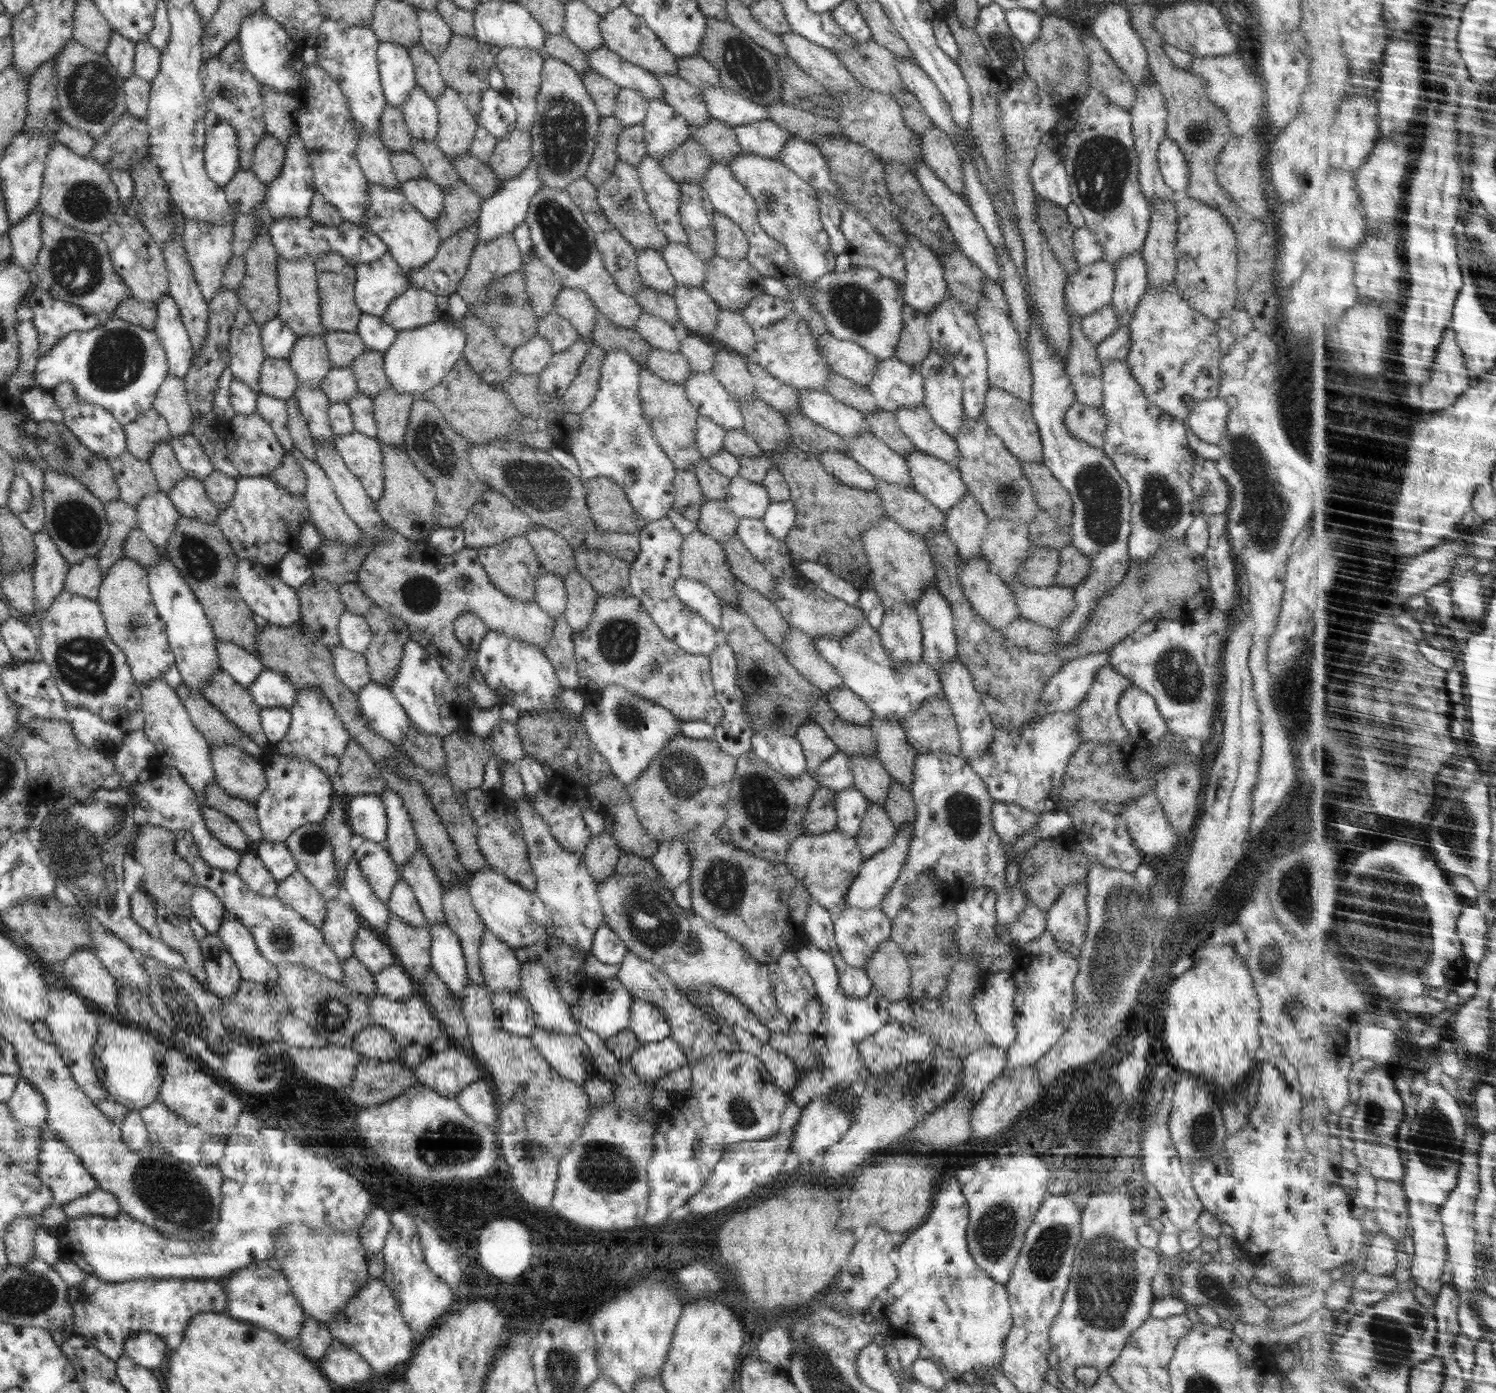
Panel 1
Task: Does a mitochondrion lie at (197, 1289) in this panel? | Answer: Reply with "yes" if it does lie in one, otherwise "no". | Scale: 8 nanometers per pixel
no

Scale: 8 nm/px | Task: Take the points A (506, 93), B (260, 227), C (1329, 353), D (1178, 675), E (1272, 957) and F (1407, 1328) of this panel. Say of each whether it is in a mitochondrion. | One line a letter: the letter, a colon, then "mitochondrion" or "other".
A: other
B: other
C: other
D: mitochondrion
E: mitochondrion
F: mitochondrion

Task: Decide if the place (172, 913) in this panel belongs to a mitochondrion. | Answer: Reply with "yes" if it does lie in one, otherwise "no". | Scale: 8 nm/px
no

